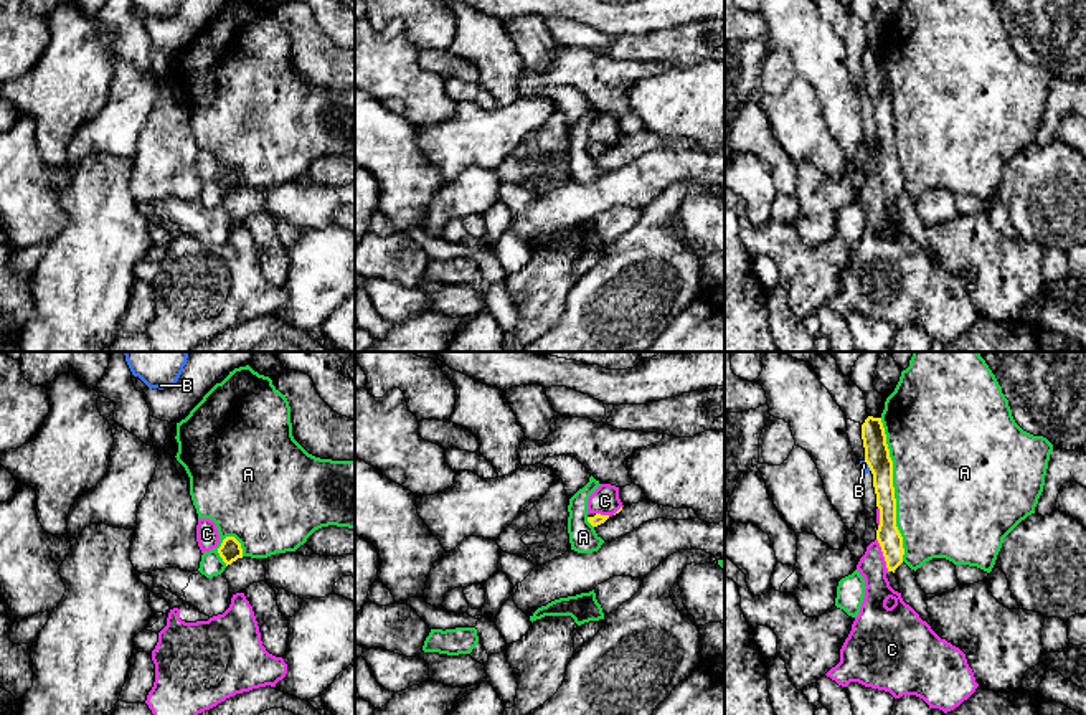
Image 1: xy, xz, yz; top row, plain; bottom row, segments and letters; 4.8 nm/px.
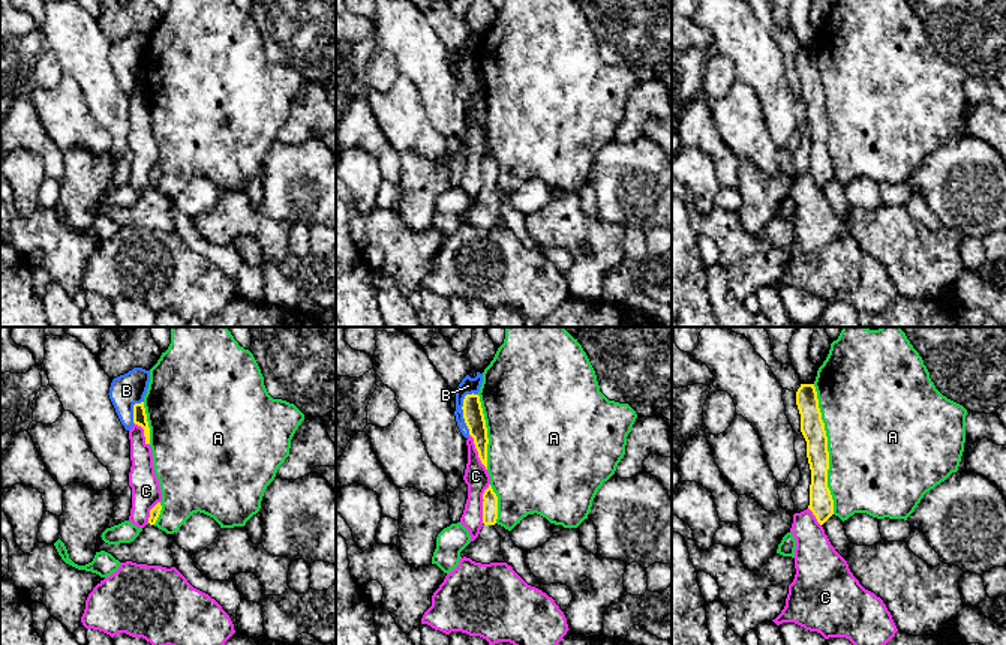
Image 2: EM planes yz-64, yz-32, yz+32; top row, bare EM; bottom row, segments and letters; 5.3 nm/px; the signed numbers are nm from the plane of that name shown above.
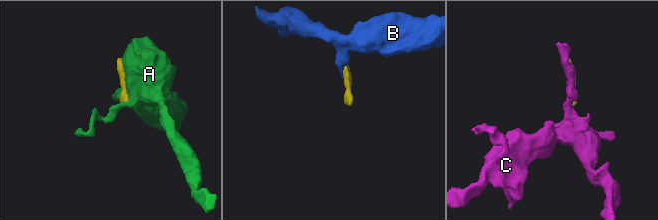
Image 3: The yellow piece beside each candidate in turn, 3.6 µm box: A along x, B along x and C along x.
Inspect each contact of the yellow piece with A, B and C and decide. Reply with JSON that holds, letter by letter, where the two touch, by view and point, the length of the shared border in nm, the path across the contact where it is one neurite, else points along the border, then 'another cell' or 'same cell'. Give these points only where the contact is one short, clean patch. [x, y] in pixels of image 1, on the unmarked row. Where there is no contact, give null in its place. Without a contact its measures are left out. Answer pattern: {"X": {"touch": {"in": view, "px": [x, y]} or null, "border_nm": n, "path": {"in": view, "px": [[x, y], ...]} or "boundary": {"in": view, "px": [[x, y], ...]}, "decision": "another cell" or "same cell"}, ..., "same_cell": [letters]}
{"A": {"touch": {"in": "yz", "px": [893, 119]}, "border_nm": 700, "decision": "another cell"}, "B": {"touch": {"in": "yz", "px": [868, 96]}, "border_nm": 60, "boundary": {"in": "yz", "px": [[864, 91], [870, 99]]}, "decision": "another cell"}, "C": {"touch": {"in": "yz", "px": [883, 185]}, "border_nm": 170, "decision": "another cell"}, "same_cell": []}

